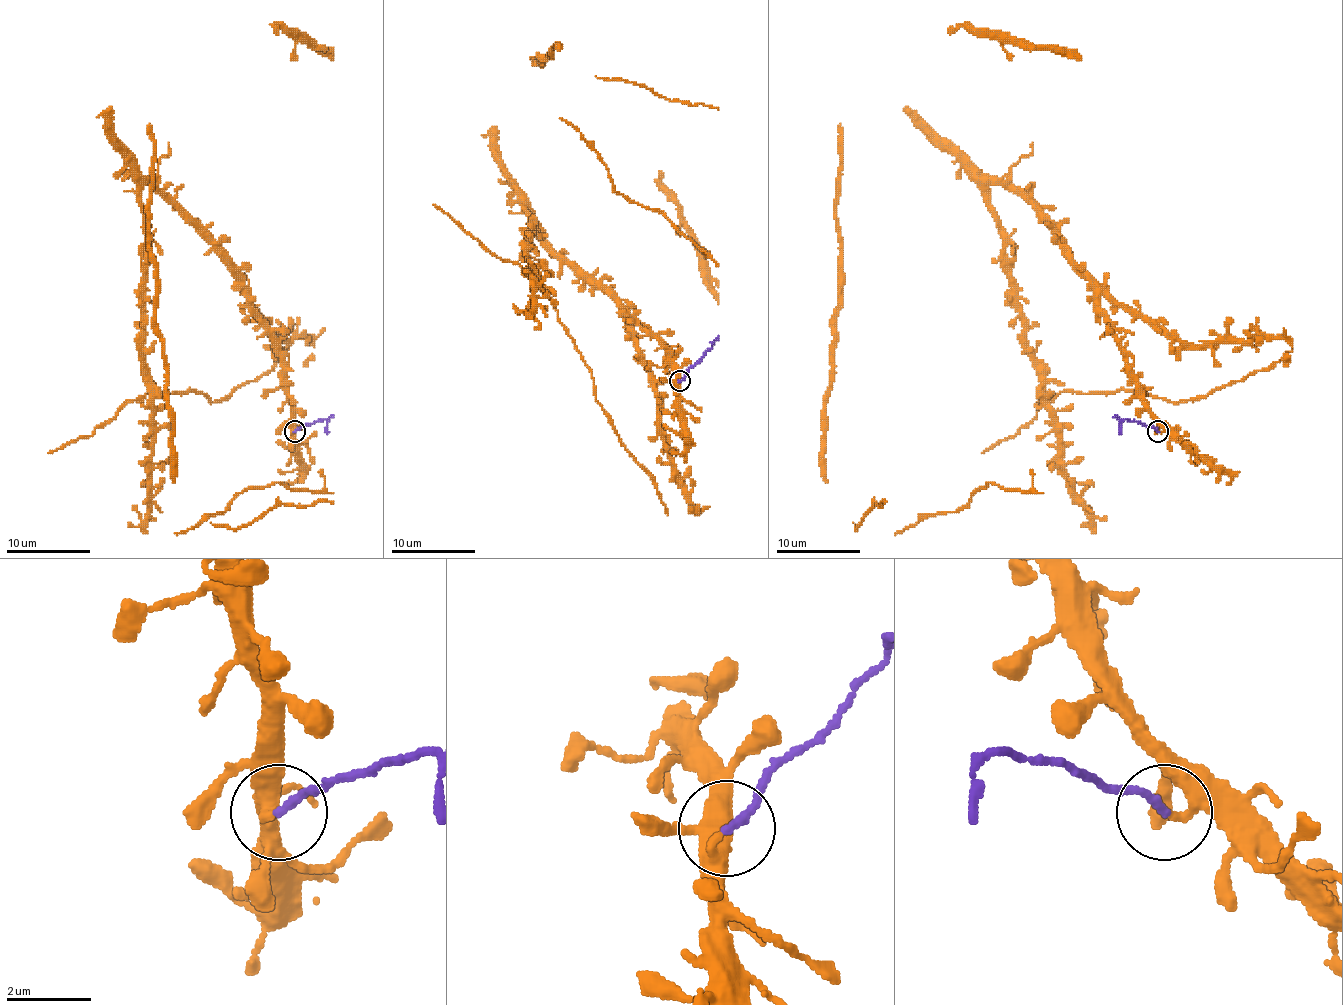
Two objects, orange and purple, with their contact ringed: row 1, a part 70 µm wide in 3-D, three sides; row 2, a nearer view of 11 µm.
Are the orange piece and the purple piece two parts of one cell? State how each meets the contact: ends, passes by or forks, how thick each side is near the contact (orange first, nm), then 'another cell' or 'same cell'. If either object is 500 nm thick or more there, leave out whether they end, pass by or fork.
orange ends | purple ends | 280/190 nm | another cell

